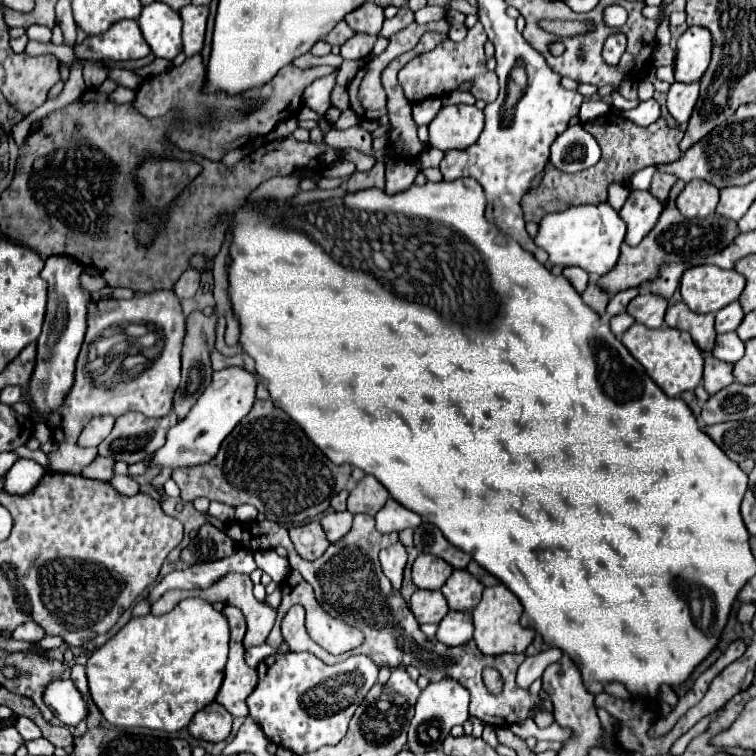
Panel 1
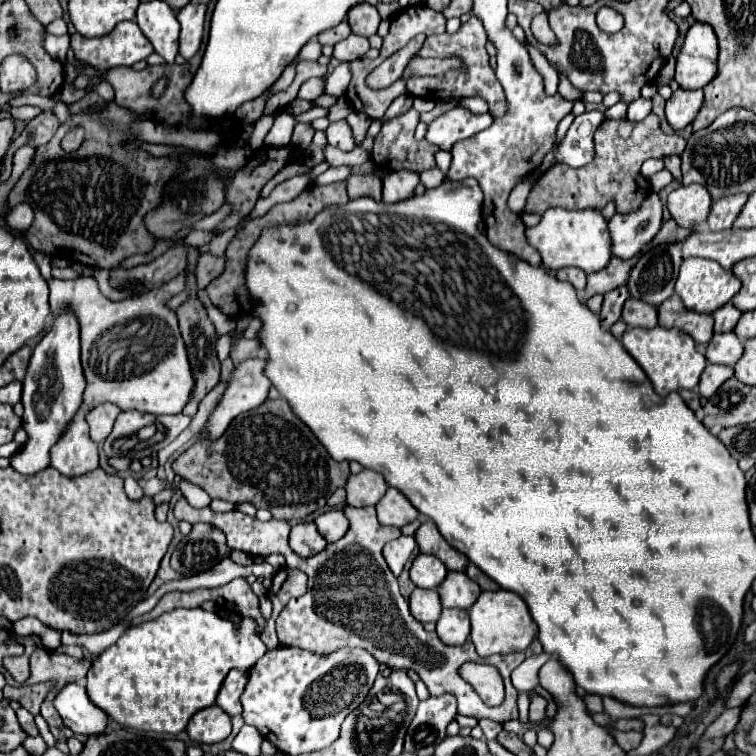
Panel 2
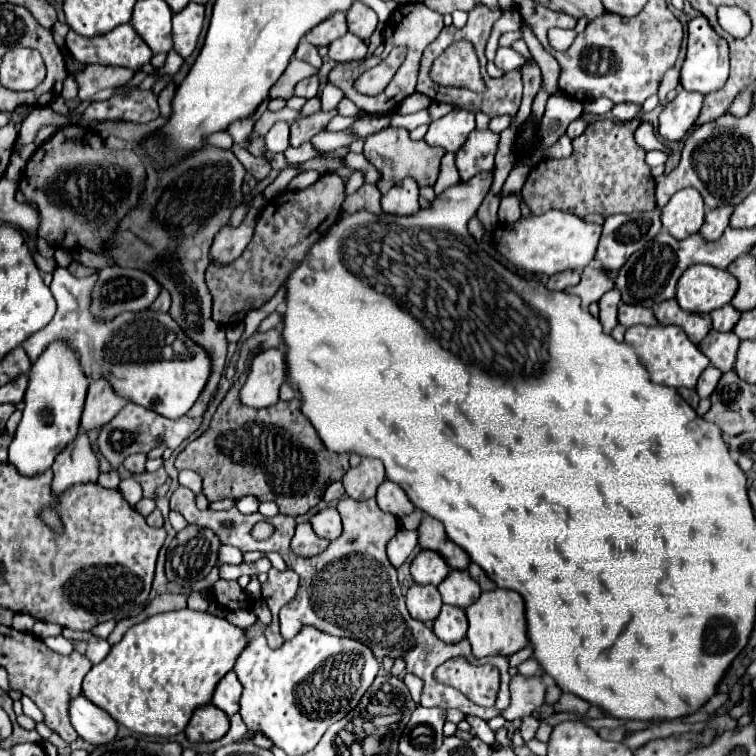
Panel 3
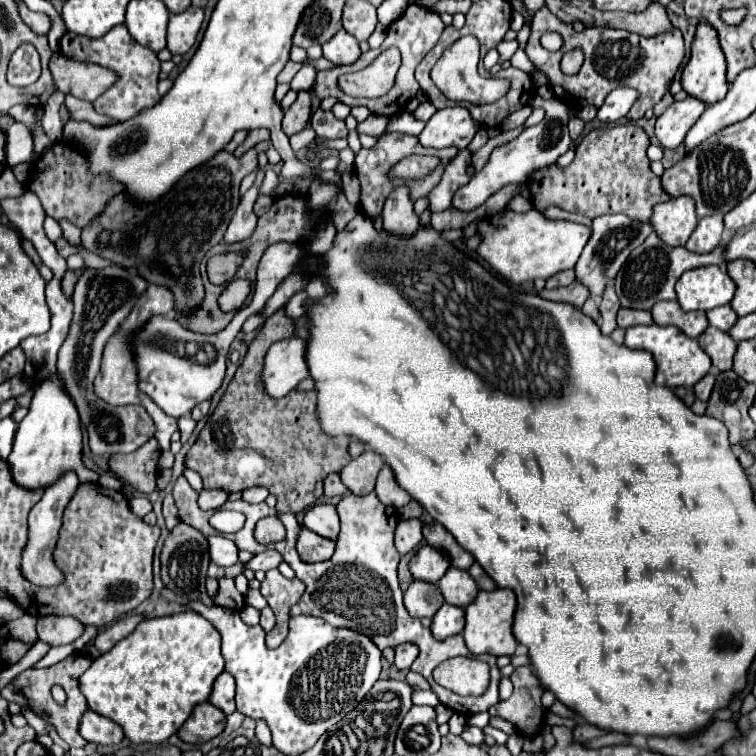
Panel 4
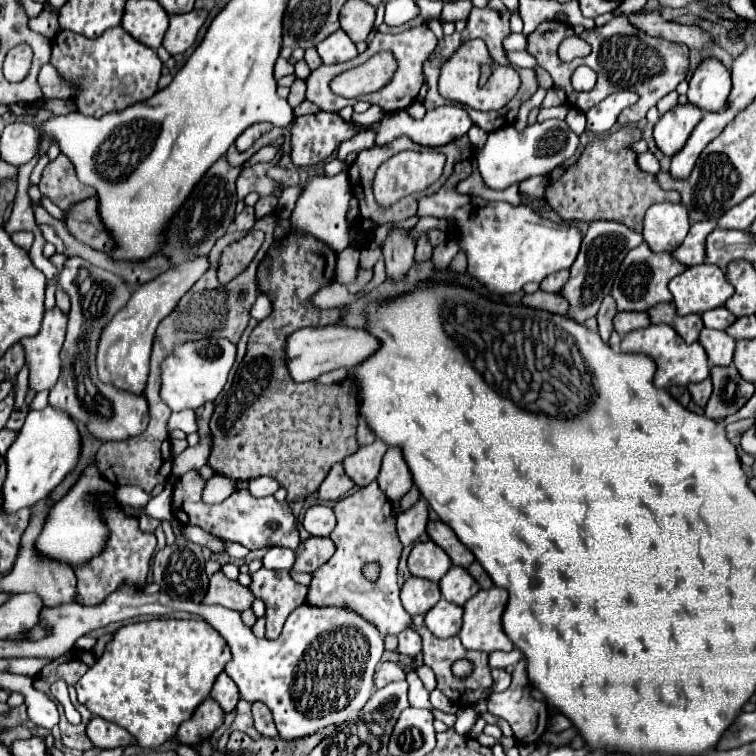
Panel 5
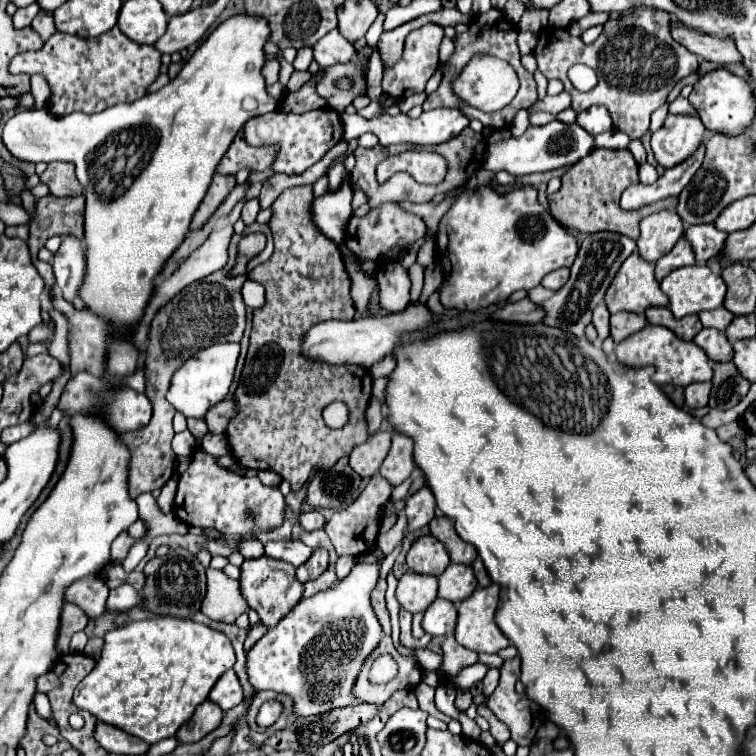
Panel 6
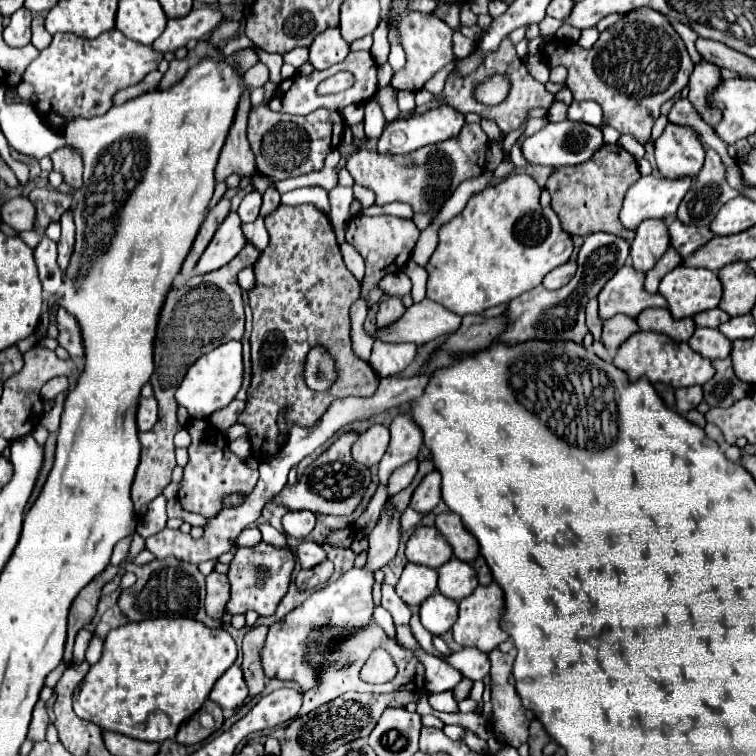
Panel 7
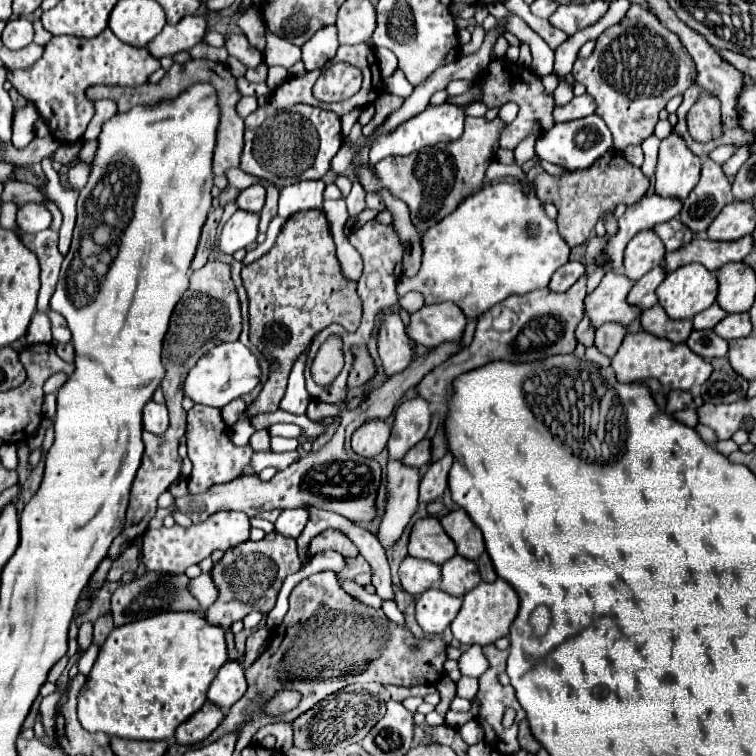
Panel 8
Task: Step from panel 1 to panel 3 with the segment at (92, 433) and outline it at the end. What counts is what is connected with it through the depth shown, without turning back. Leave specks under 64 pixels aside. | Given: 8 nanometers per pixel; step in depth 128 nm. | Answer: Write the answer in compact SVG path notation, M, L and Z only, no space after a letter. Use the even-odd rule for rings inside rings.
M104 378L92 380L86 392L82 426L88 430L98 430L108 420L112 420L112 416L116 416L116 412L120 412L126 404L128 400L118 396L108 380Z

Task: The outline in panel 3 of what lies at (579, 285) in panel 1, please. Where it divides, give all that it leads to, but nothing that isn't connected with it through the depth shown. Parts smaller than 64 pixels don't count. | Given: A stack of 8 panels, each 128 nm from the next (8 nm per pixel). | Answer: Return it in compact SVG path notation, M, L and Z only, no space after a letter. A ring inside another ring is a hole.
M564 270L564 272L558 272L554 276L548 278L546 282L546 288L548 290L564 290L568 286L574 286L580 282L580 272L578 270Z

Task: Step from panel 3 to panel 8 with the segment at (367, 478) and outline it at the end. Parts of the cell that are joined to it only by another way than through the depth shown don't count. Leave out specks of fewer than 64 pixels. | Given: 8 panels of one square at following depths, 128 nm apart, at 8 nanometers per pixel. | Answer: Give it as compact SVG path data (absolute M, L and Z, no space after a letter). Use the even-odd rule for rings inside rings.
M368 420L352 434L352 450L364 458L380 454L390 438L390 428L384 420Z

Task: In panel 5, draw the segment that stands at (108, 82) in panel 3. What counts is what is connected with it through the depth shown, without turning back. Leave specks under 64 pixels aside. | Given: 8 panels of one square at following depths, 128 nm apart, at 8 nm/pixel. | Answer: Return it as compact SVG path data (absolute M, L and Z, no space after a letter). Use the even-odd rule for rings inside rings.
M44 64L44 68L38 74L38 84L44 92L44 98L72 98L72 86L64 84L60 76L56 76L56 70L52 64Z

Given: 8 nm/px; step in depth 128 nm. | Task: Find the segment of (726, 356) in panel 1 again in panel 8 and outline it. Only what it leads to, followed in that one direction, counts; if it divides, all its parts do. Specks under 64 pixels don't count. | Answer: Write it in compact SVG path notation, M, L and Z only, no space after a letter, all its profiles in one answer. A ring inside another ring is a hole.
M694 330L690 334L686 346L706 360L710 360L714 356L726 356L726 352L728 352L728 342L724 338L720 338L718 334L714 334L712 330L700 330L700 332Z

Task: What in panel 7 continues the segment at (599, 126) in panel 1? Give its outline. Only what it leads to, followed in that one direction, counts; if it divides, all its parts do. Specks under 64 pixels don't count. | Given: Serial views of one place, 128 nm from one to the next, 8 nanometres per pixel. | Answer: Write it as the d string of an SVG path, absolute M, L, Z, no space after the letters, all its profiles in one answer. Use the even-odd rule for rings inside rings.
M604 144L592 160L578 166L558 166L546 182L546 190L552 196L552 208L560 218L564 232L570 236L588 236L592 232L608 232L626 240L634 238L634 230L626 230L618 214L622 210L624 196L628 188L640 178L638 164L632 154L622 146Z

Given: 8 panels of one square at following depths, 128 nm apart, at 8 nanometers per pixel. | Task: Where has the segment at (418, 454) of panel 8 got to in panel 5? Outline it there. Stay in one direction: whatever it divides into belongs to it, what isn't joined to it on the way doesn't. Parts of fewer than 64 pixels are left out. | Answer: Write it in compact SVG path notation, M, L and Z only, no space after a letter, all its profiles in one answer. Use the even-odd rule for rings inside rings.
M372 482L358 492L338 500L334 506L336 514L336 528L332 530L334 534L334 544L336 552L328 560L328 566L322 566L320 570L314 572L312 582L310 582L310 592L306 602L324 606L324 604L348 604L352 610L360 612L366 620L378 626L380 634L398 634L406 626L412 624L412 616L404 610L400 602L400 586L396 580L396 566L398 558L402 552L402 544L396 536L394 528L394 518L390 514L392 504L380 490L378 482ZM366 562L378 562L382 572L378 582L368 582L362 576L362 566Z

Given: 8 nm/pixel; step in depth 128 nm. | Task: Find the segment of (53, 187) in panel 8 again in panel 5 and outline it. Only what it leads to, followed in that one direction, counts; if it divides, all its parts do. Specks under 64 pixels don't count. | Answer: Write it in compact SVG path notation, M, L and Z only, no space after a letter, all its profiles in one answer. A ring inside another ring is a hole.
M70 256L58 276L58 284L62 286L62 290L70 296L70 314L68 314L68 334L66 334L66 342L64 348L60 352L60 360L62 360L62 374L56 382L56 386L50 390L50 406L54 406L56 410L66 412L74 422L82 422L88 426L88 430L100 438L100 440L126 440L132 436L138 436L140 432L144 432L144 428L148 426L148 402L144 396L126 392L126 390L118 390L112 384L102 384L100 378L96 376L96 344L100 338L100 332L104 328L104 324L108 324L108 320L112 320L112 316L128 302L130 298L130 290L124 284L124 280L116 274L110 274L90 262L86 262L80 256Z

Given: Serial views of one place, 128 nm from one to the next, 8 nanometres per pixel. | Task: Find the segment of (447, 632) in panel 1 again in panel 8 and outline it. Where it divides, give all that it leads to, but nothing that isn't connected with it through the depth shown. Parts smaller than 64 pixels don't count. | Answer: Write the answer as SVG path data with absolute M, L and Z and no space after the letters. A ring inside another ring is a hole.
M430 588L416 598L416 620L426 634L442 634L456 618L460 604L460 598Z

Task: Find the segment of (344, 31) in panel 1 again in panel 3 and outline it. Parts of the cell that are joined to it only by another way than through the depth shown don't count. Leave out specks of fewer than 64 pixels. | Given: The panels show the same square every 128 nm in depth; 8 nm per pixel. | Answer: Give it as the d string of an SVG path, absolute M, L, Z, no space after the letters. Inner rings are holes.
M334 12L324 22L314 26L304 36L304 40L314 44L314 46L328 46L332 40L336 40L336 38L340 38L344 34L346 34L346 14L344 12Z

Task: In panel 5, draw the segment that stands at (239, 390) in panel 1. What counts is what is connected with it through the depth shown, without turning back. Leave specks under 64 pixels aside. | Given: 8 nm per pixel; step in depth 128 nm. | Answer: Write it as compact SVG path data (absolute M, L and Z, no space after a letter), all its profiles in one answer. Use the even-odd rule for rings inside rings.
M330 324L330 326L308 326L286 340L286 364L288 372L296 382L308 382L316 380L320 374L346 368L348 372L368 360L372 354L376 354L380 348L380 340L372 336L366 328L352 328L342 324Z

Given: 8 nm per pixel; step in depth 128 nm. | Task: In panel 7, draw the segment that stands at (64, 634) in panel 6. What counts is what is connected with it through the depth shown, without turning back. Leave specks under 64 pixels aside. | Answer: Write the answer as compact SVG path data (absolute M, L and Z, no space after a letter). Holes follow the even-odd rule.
M108 566L100 576L96 576L86 588L82 588L80 596L76 596L76 600L72 602L70 608L70 616L68 616L68 640L66 640L66 650L64 650L64 662L72 664L72 646L74 646L74 636L78 634L78 630L88 624L94 614L96 614L96 606L98 600L102 596L102 588L114 580L114 576L120 572L120 566Z

